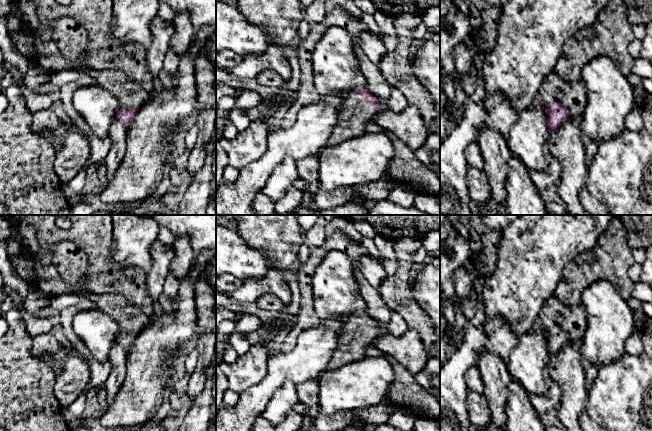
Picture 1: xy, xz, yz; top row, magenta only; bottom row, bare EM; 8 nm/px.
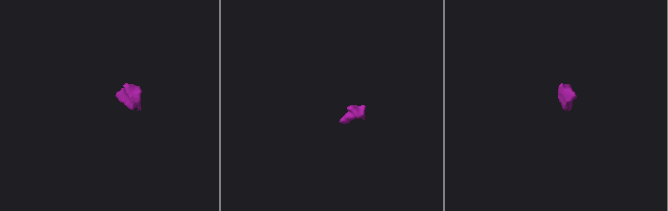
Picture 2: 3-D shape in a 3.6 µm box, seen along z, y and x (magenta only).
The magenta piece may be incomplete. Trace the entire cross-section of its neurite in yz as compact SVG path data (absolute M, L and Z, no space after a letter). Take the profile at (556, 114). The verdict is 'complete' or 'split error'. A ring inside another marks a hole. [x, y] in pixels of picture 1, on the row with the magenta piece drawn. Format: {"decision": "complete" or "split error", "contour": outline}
{"decision": "split error", "contour": "M554 71L543 83L537 98L546 105L548 132L557 129L568 117L580 119L586 102L584 81L567 82Z"}

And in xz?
{"decision": "split error", "contour": "M357 88L350 92L338 113L337 122L328 139L330 146L335 146L346 140L362 136L366 133L366 125L379 111L378 99L367 89Z"}

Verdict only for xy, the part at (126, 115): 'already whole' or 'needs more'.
needs more

